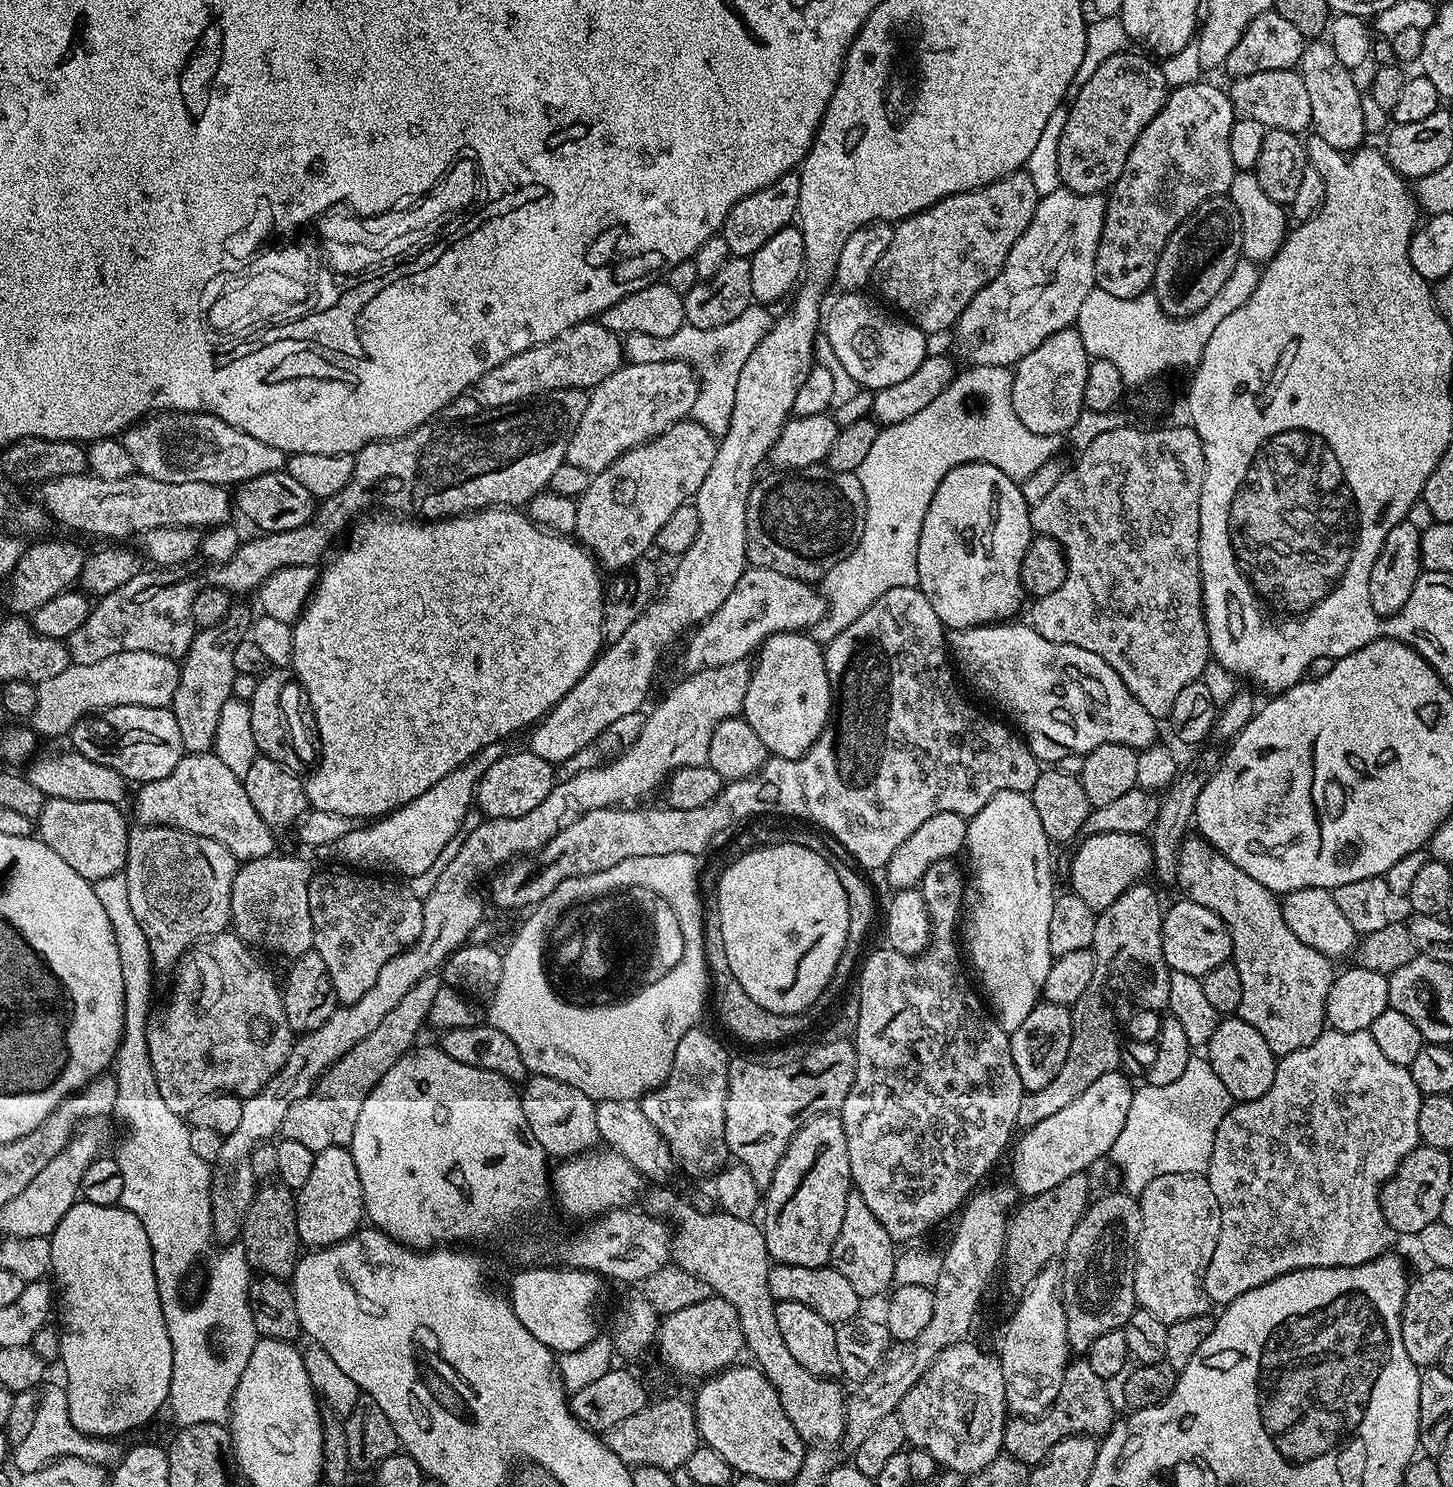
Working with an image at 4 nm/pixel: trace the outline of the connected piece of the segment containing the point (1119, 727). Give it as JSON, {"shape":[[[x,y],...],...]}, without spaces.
{"shape":[[[997,622],[994,624],[983,624],[977,628],[952,630],[947,633],[946,639],[955,667],[959,669],[962,676],[962,671],[964,671],[965,678],[968,679],[974,687],[981,688],[1002,711],[1012,712],[1013,718],[1016,719],[1017,725],[1015,724],[1015,727],[1018,729],[1020,735],[1024,737],[1024,741],[1027,742],[1028,749],[1032,751],[1041,762],[1057,762],[1069,754],[1087,754],[1103,744],[1125,744],[1126,746],[1139,750],[1141,748],[1148,748],[1151,744],[1157,743],[1157,717],[1152,716],[1146,710],[1142,710],[1142,702],[1138,702],[1134,698],[1134,694],[1130,694],[1130,690],[1126,690],[1126,682],[1122,682],[1122,678],[1118,678],[1116,671],[1114,671],[1105,660],[1098,658],[1098,654],[1094,654],[1090,650],[1082,650],[1078,646],[1066,646],[1058,642],[1050,642],[1046,638],[1042,638],[1042,634],[1038,634],[1034,631],[1031,623],[1016,623],[1017,622]]]}

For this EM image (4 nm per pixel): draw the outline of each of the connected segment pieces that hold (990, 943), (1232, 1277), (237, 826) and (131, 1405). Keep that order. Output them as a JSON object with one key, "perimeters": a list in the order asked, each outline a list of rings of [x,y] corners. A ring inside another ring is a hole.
{"perimeters":[[[[1029,793],[994,794],[994,798],[968,820],[966,856],[972,859],[972,876],[970,872],[970,886],[964,890],[962,948],[974,976],[976,971],[978,984],[980,979],[982,992],[984,987],[983,995],[996,1025],[1009,1034],[1018,1030],[1030,1010],[1036,1008],[1054,959],[1050,950],[1050,914],[1054,914],[1057,893],[1052,892],[1051,850]]],[[[1325,1030],[1310,1046],[1302,1050],[1294,1050],[1294,1054],[1279,1057],[1274,1086],[1262,1094],[1257,1100],[1245,1100],[1237,1103],[1222,1118],[1222,1126],[1214,1134],[1214,1154],[1210,1154],[1206,1179],[1210,1190],[1214,1190],[1214,1198],[1218,1198],[1218,1210],[1222,1218],[1222,1226],[1218,1230],[1218,1246],[1214,1246],[1214,1258],[1210,1258],[1210,1266],[1206,1266],[1204,1289],[1213,1305],[1223,1306],[1234,1302],[1246,1290],[1254,1290],[1254,1286],[1262,1286],[1274,1278],[1287,1272],[1303,1268],[1341,1268],[1342,1266],[1358,1266],[1370,1262],[1374,1258],[1385,1255],[1394,1239],[1394,1233],[1380,1209],[1380,1187],[1396,1174],[1398,1166],[1414,1151],[1421,1147],[1418,1134],[1418,1110],[1422,1097],[1418,1086],[1414,1086],[1414,1078],[1407,1068],[1398,1066],[1382,1054],[1378,1042],[1374,1042],[1371,1031],[1337,1032]]],[[[213,751],[194,752],[180,757],[178,766],[166,774],[166,778],[158,778],[149,784],[140,784],[136,792],[136,816],[141,825],[159,826],[161,828],[177,828],[190,834],[198,834],[202,838],[214,838],[214,842],[222,842],[226,850],[235,856],[237,861],[266,858],[277,851],[277,833],[261,818],[258,810],[254,810],[254,802],[246,798],[244,781],[236,776],[218,758]]],[[[83,1198],[77,1199],[75,1204],[62,1214],[58,1226],[52,1231],[50,1237],[50,1262],[51,1275],[56,1275],[55,1283],[61,1284],[64,1289],[58,1292],[58,1312],[61,1312],[58,1327],[60,1330],[60,1359],[59,1363],[64,1364],[64,1376],[66,1389],[69,1396],[70,1420],[73,1426],[83,1435],[101,1438],[120,1438],[123,1432],[132,1432],[135,1428],[143,1426],[147,1420],[152,1420],[156,1416],[156,1411],[162,1409],[168,1402],[168,1391],[172,1381],[172,1343],[168,1327],[164,1321],[164,1311],[162,1302],[158,1294],[156,1285],[156,1275],[154,1274],[154,1258],[152,1257],[152,1247],[150,1238],[146,1238],[146,1230],[142,1230],[142,1222],[130,1214],[130,1210],[121,1208],[115,1204],[110,1206],[94,1206],[94,1202]]]]}

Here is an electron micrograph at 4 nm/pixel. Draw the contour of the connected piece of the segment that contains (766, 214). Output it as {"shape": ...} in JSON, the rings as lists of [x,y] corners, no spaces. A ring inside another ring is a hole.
{"shape":[[[793,170],[782,178],[770,182],[770,186],[762,186],[733,206],[730,214],[726,214],[722,234],[726,238],[726,246],[730,246],[733,256],[752,257],[778,230],[789,227],[797,219],[800,210],[800,173]]]}

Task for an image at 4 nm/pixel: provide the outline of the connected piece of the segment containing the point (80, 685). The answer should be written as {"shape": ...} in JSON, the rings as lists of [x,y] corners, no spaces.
{"shape":[[[142,650],[110,654],[102,662],[91,666],[69,664],[62,674],[46,678],[36,685],[36,705],[30,717],[30,727],[37,737],[60,736],[71,733],[73,726],[83,716],[99,714],[106,708],[118,706],[150,706],[167,708],[178,690],[180,664],[162,654],[150,654]]]}

